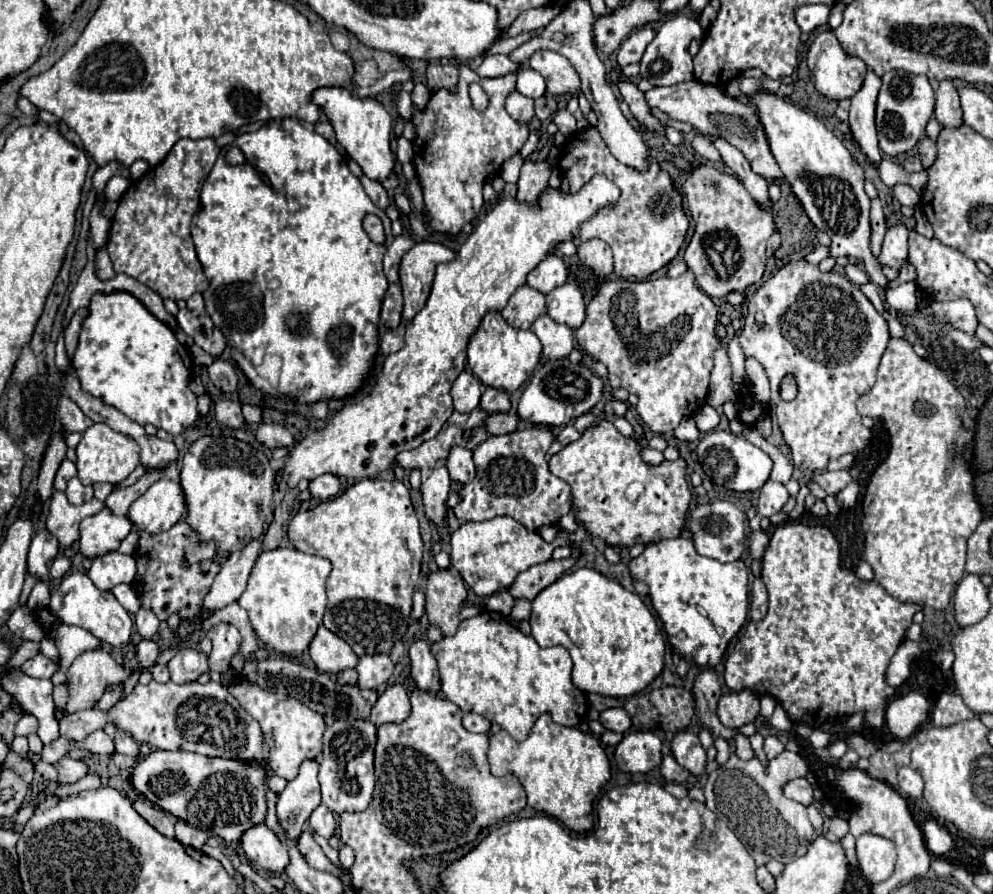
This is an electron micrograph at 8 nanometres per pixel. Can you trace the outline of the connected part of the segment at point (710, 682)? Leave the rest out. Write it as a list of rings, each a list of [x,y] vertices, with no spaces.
[[[702,670],[698,674],[696,684],[694,684],[694,696],[696,696],[698,716],[704,724],[704,728],[708,728],[712,732],[712,736],[720,736],[730,742],[736,732],[722,726],[716,716],[716,704],[718,704],[718,696],[722,696],[722,692],[720,692],[720,682],[718,682],[714,670]]]

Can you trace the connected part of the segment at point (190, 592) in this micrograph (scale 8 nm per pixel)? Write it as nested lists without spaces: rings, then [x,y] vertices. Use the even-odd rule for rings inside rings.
[[[180,520],[176,526],[172,526],[170,530],[162,532],[162,534],[148,534],[148,532],[138,532],[138,534],[140,534],[140,546],[134,552],[134,558],[138,562],[138,574],[132,582],[132,588],[136,590],[140,604],[144,608],[154,610],[158,620],[166,620],[170,614],[180,614],[180,618],[194,616],[198,612],[198,608],[202,606],[202,600],[204,600],[206,592],[210,590],[214,576],[220,572],[220,564],[216,564],[212,560],[214,552],[216,552],[214,542],[200,542],[198,536],[190,530],[190,526],[184,520]]]

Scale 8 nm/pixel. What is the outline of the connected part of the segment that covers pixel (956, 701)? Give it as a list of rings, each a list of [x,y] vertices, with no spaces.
[[[942,694],[932,710],[934,726],[952,726],[962,720],[968,720],[970,716],[974,716],[974,712],[970,712],[964,700],[956,694]]]

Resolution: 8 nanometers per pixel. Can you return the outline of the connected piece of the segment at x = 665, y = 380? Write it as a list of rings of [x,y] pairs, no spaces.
[[[686,270],[678,278],[656,278],[644,282],[606,282],[586,308],[586,320],[576,330],[578,344],[592,358],[608,368],[612,388],[626,388],[638,396],[638,416],[656,434],[672,434],[684,416],[696,414],[708,394],[708,376],[714,366],[714,352],[722,346],[714,328],[718,310],[710,296],[702,292],[696,278]]]

